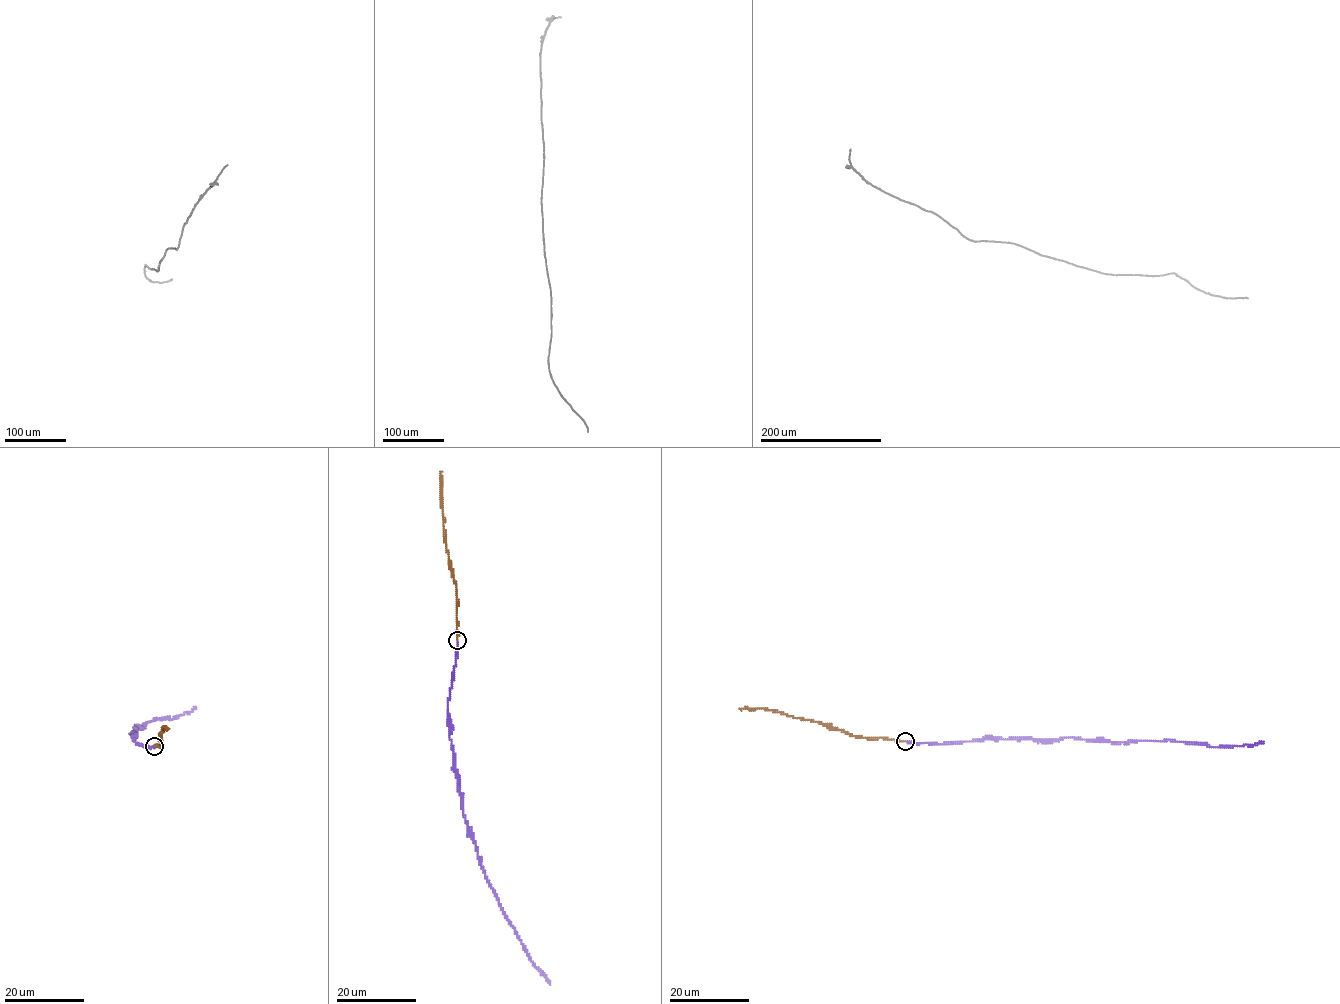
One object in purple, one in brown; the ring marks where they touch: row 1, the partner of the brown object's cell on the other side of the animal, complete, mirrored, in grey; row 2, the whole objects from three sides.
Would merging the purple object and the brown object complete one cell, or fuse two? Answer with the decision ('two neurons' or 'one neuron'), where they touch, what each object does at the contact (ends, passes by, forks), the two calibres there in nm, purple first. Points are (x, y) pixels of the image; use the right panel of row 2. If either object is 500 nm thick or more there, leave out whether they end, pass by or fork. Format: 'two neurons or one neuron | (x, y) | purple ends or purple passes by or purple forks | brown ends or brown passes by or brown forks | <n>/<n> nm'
one neuron | (905, 741) | purple ends | brown ends | 190/200 nm

